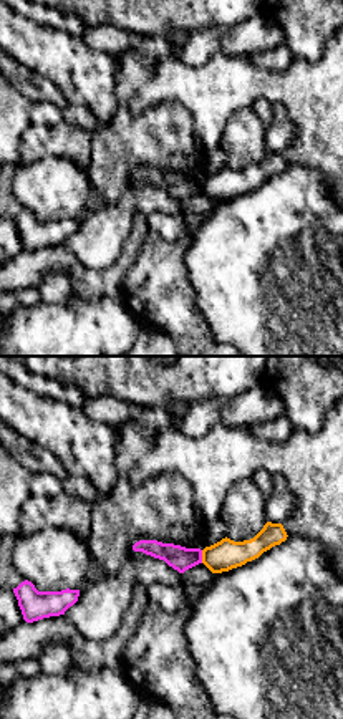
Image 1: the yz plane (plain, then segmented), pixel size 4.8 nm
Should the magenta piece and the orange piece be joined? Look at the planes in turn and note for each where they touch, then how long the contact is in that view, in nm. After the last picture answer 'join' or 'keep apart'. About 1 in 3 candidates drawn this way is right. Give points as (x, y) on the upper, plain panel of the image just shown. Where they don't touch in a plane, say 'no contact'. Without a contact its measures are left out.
meets magenta at (201, 186); contact 60 nm long

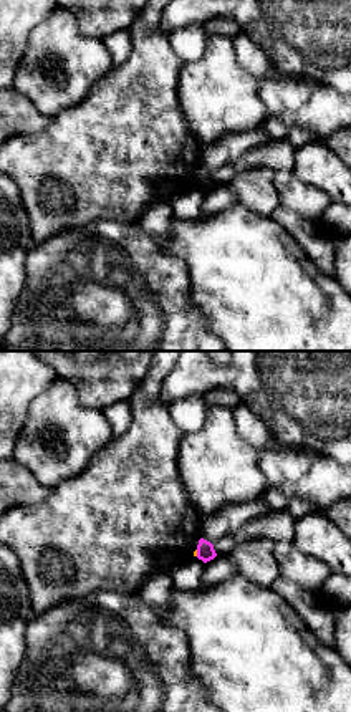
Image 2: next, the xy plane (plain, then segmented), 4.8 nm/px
meets magenta at (197, 182); contact 30 nm long

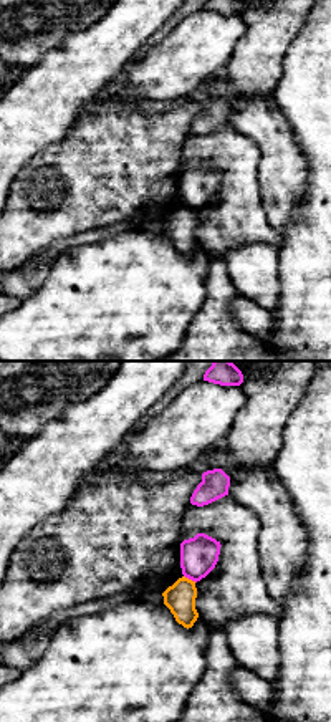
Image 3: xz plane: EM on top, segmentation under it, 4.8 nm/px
meets magenta at (191, 207); contact 70 nm long

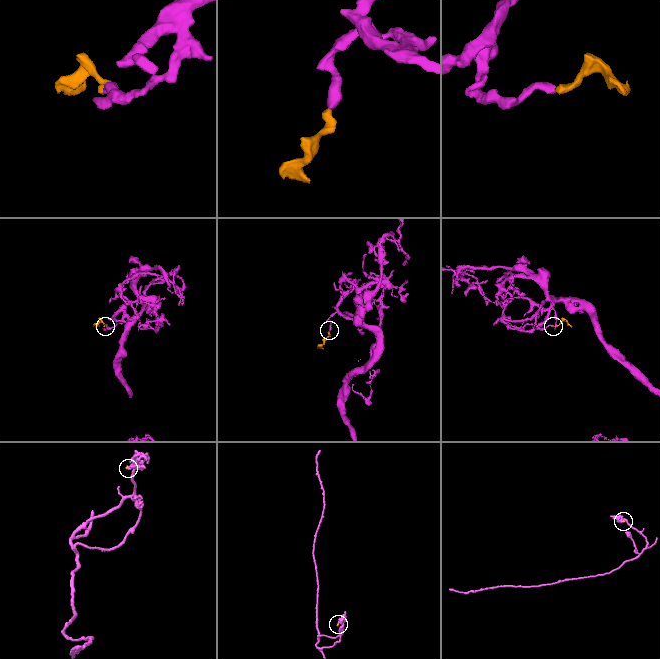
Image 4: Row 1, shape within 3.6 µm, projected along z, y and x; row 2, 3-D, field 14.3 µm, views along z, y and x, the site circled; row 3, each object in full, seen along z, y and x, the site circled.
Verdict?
keep apart

